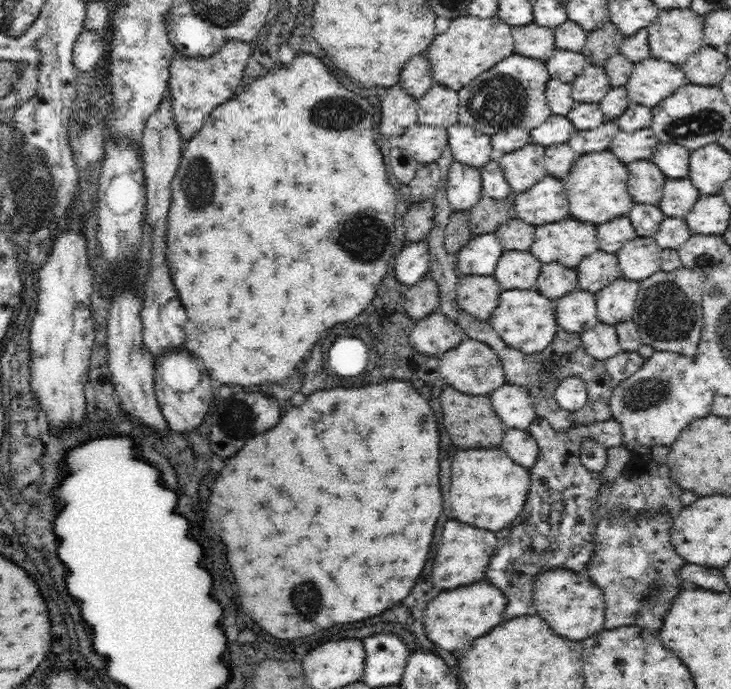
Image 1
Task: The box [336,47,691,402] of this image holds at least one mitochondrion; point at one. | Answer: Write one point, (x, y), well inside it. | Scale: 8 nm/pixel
(500, 100)

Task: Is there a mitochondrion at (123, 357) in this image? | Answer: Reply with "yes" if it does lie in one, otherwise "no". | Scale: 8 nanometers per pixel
no

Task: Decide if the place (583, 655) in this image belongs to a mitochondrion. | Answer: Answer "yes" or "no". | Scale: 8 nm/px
no

